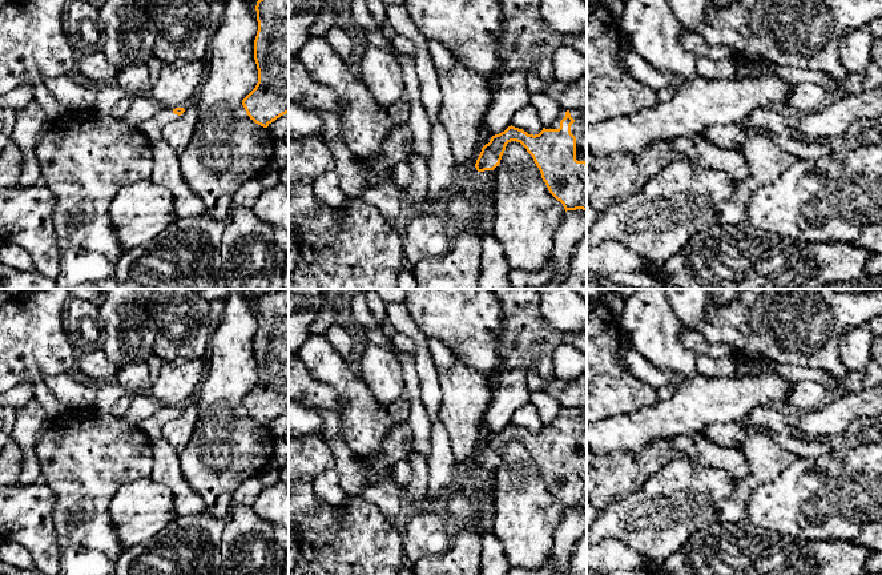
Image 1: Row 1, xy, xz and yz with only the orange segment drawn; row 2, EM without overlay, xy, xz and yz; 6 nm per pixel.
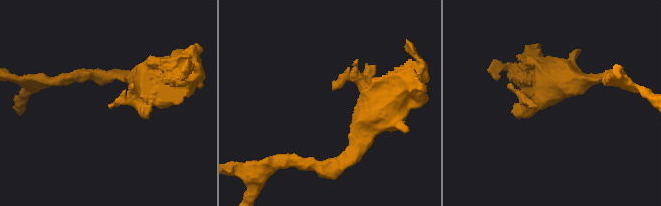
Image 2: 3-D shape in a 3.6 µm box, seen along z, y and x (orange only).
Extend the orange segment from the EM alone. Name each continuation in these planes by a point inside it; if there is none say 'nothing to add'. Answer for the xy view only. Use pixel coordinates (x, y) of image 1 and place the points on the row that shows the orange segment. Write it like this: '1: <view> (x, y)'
1: xy (152, 128)

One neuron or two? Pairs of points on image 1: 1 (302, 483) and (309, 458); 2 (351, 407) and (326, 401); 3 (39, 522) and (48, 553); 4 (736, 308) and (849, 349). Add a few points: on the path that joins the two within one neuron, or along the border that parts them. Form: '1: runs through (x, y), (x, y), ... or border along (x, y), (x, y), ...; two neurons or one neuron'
1: border along (302, 474), (311, 481); two neurons
2: border along (319, 381), (334, 390), (339, 402), (338, 414); two neurons
3: runs through (39, 530), (39, 538), (43, 545); one neuron
4: border along (861, 324), (840, 341), (840, 358), (848, 372); two neurons

